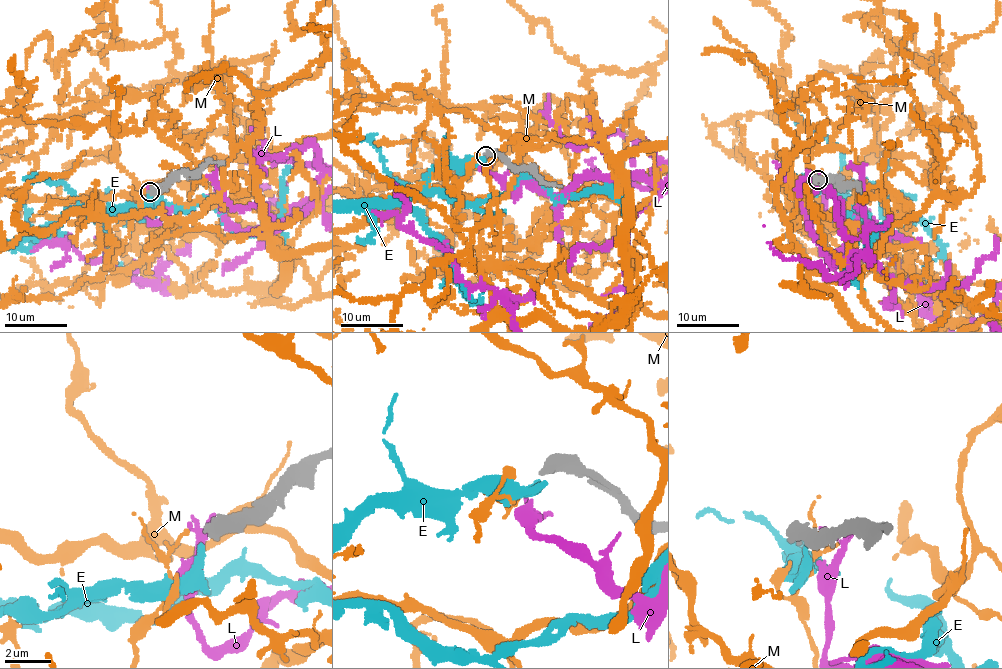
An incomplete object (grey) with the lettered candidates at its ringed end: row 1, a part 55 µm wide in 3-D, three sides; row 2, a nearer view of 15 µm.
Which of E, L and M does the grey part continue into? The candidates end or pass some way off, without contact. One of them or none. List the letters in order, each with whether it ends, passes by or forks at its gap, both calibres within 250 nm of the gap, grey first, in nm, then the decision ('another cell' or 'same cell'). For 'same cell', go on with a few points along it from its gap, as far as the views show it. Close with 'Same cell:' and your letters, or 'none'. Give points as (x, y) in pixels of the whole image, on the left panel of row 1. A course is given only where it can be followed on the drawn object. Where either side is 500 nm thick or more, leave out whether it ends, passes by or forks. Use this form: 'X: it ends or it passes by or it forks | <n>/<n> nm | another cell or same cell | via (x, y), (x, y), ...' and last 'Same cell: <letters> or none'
E: it ends | 440/240 nm | same cell
L: it ends | 440/130 nm | another cell
M: it ends | 440/140 nm | another cell
Same cell: E

